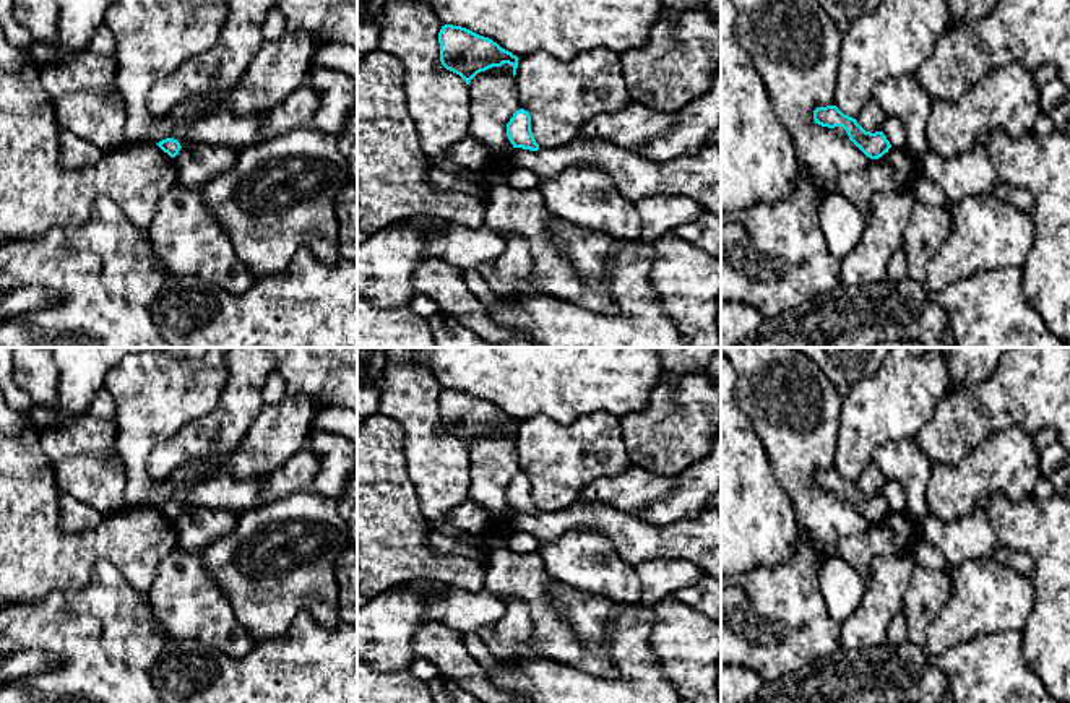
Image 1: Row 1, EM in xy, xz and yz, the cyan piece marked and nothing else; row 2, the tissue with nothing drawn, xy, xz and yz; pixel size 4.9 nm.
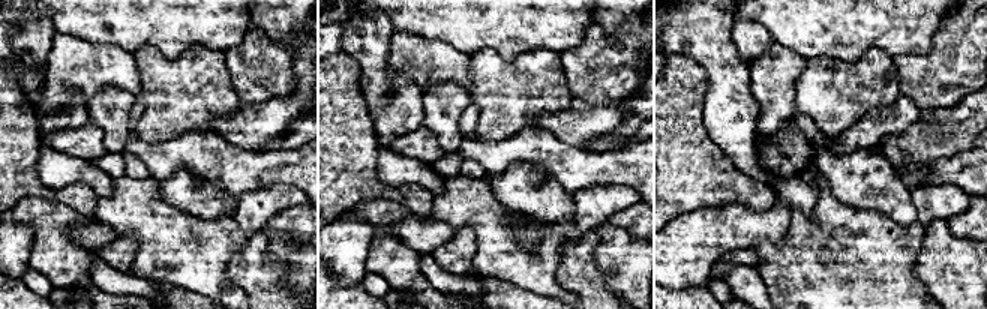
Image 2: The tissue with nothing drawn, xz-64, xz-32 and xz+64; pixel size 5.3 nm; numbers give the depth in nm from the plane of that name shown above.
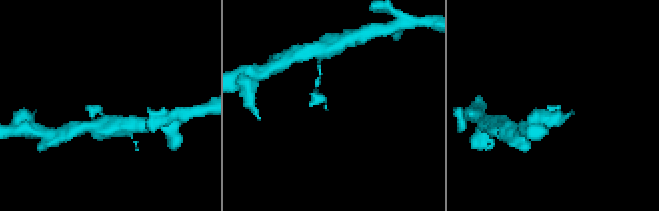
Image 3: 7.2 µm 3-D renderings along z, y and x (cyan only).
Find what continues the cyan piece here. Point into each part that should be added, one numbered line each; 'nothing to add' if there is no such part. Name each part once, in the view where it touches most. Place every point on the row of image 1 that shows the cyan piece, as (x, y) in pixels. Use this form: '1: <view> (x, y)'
nothing to add

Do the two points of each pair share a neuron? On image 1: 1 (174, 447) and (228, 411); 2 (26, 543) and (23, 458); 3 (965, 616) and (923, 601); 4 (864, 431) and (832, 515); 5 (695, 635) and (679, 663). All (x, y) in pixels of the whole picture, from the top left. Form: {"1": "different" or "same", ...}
{"1": "same", "2": "same", "3": "different", "4": "different", "5": "same"}

